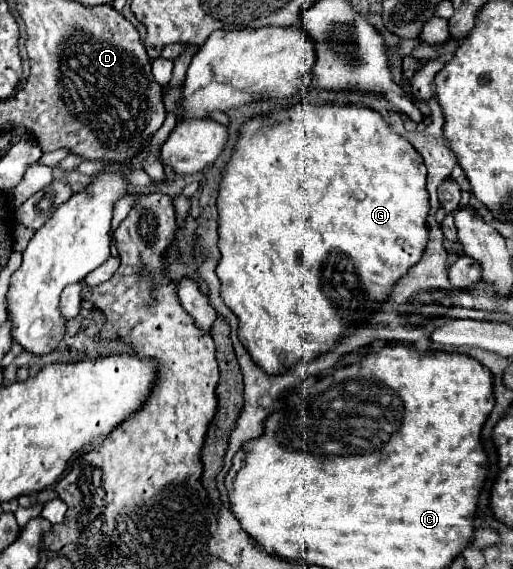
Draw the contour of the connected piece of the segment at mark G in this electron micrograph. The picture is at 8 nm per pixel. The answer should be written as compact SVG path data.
M297 104L289 110L281 110L279 114L269 114L261 118L253 118L243 124L237 148L223 172L221 190L217 198L221 222L219 222L219 250L221 260L217 266L217 276L221 280L221 300L239 320L239 340L245 350L251 354L255 364L265 370L265 374L277 376L279 372L289 372L297 364L305 360L313 360L321 354L331 352L345 332L357 330L365 326L377 312L381 304L385 304L385 296L393 290L393 284L417 260L421 260L421 252L425 252L425 244L429 240L429 194L425 190L425 164L417 150L401 136L397 136L389 124L375 112L363 106L309 106Z

